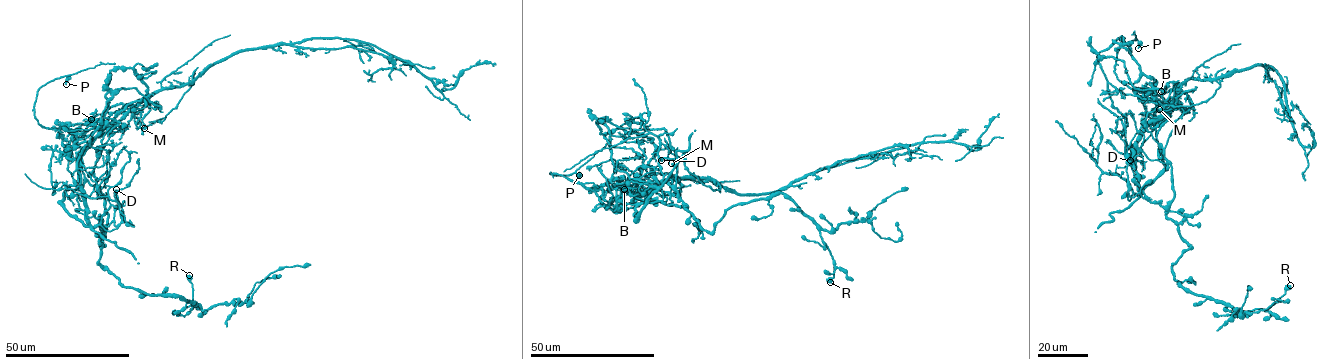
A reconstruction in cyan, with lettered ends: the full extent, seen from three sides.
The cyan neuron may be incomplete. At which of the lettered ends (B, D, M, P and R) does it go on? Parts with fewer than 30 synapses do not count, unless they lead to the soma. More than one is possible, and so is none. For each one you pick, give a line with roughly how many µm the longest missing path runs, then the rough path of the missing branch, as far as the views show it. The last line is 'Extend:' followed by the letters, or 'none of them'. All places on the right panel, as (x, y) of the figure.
Extend: none of them

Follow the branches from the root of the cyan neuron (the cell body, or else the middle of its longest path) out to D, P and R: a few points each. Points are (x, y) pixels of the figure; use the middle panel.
D: (648, 192), (636, 196), (625, 187), (634, 180), (660, 186), (663, 176), (678, 161), (666, 158), (661, 160)
P: (648, 192), (614, 212), (601, 202), (594, 191), (562, 175), (549, 173), (579, 175)
R: (648, 192), (633, 203), (687, 207), (711, 232), (733, 206), (783, 193), (816, 225), (833, 259), (830, 282)

